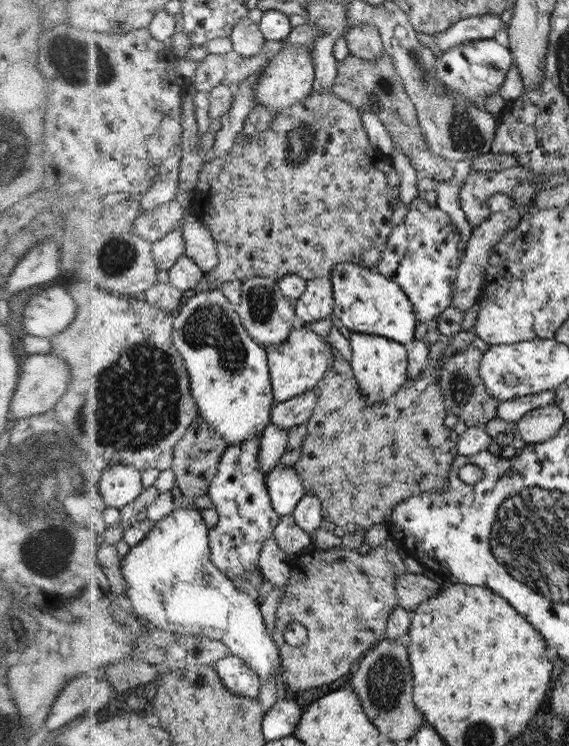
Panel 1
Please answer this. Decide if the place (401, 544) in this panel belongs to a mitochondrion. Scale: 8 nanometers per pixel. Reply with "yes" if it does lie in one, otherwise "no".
no

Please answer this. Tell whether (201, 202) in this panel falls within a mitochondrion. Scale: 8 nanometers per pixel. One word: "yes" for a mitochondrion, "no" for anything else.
no

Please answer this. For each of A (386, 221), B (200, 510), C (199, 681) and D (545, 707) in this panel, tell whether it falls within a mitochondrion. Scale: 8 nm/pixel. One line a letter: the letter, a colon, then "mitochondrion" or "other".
A: other
B: other
C: other
D: other

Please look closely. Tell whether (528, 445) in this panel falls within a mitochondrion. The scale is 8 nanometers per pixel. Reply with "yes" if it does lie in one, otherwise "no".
no

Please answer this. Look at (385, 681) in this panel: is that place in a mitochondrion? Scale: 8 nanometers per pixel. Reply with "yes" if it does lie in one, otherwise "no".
yes

